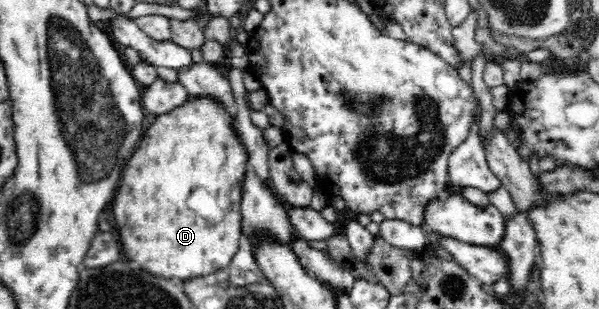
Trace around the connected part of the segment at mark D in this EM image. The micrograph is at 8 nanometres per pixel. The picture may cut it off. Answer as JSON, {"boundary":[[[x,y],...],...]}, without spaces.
{"boundary":[[[187,95],[183,104],[171,112],[153,116],[150,124],[146,124],[145,128],[149,126],[149,130],[137,152],[129,158],[113,202],[123,255],[127,254],[139,267],[177,281],[194,276],[213,278],[219,269],[229,266],[240,247],[241,192],[250,169],[248,148],[237,136],[233,122],[235,114],[227,111],[221,99]]]}

